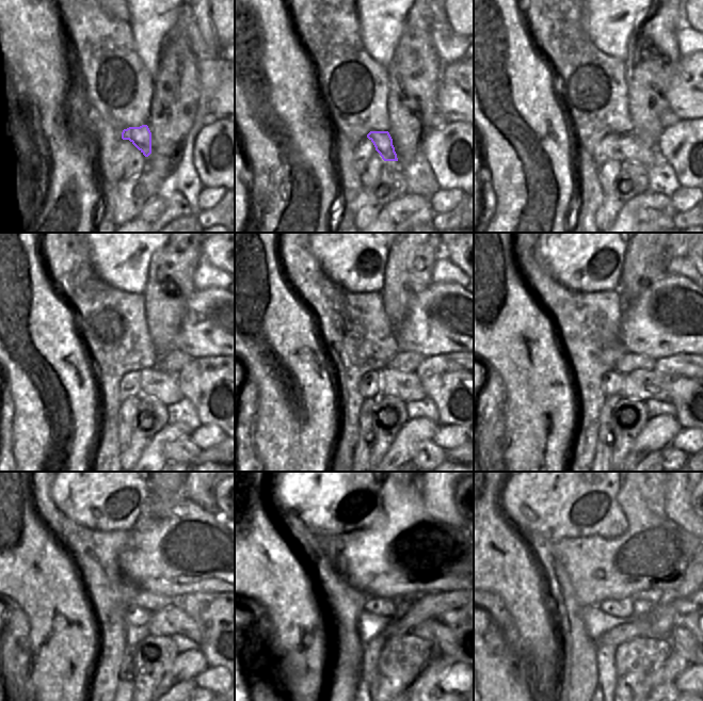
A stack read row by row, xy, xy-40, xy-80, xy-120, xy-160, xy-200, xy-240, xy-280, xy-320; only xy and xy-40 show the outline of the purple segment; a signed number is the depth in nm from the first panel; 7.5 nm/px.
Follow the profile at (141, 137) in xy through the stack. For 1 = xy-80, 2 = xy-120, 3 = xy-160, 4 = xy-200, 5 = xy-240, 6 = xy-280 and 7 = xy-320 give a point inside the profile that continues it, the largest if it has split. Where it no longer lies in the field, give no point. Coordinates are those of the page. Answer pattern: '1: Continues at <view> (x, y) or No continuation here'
1: Continues at xy-80 (629, 148)
2: Continues at xy-120 (155, 383)
3: Continues at xy-160 (406, 386)
4: Continues at xy-200 (644, 385)
5: Continues at xy-240 (170, 621)
6: Continues at xy-280 (434, 631)
7: Continues at xy-320 (683, 640)

